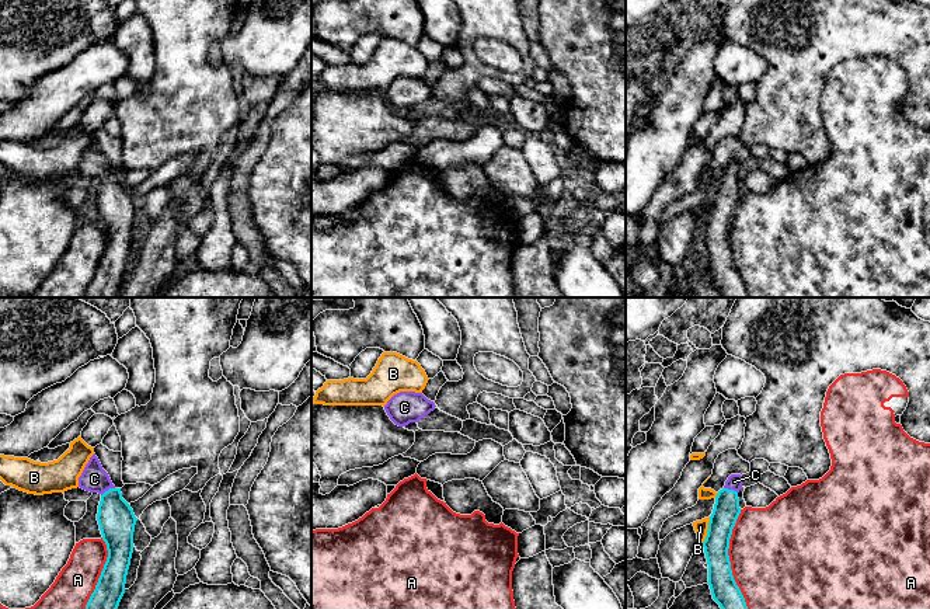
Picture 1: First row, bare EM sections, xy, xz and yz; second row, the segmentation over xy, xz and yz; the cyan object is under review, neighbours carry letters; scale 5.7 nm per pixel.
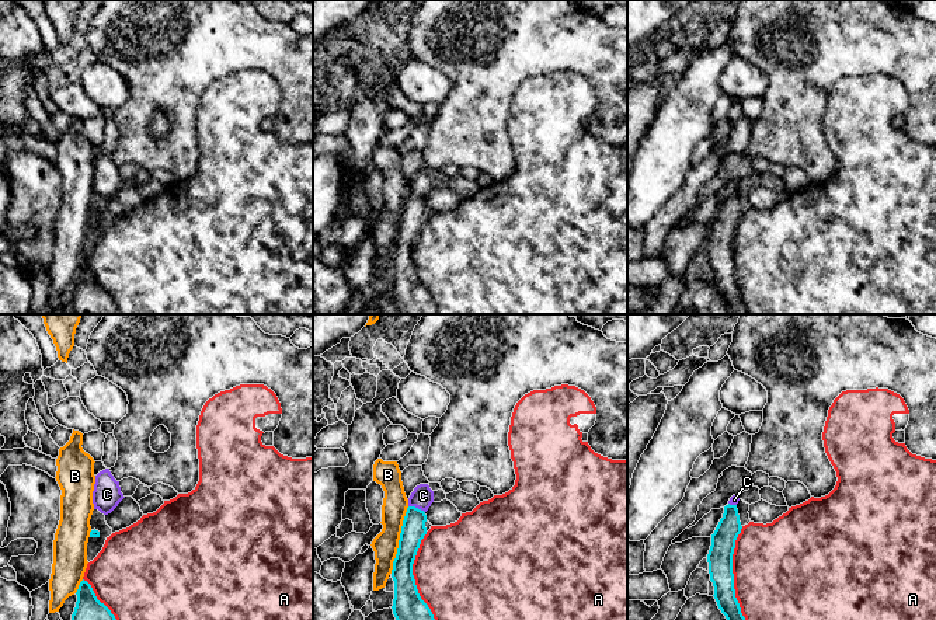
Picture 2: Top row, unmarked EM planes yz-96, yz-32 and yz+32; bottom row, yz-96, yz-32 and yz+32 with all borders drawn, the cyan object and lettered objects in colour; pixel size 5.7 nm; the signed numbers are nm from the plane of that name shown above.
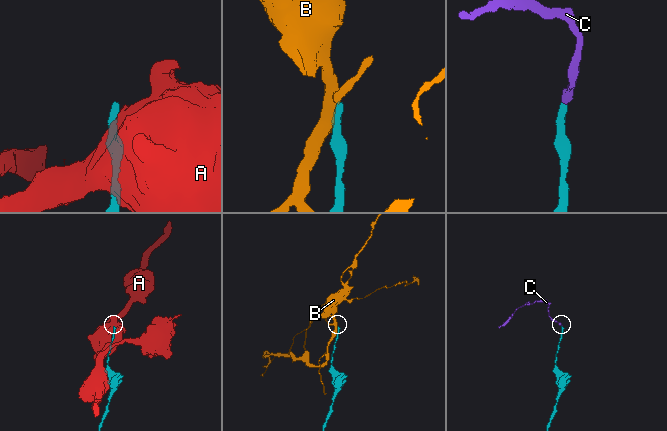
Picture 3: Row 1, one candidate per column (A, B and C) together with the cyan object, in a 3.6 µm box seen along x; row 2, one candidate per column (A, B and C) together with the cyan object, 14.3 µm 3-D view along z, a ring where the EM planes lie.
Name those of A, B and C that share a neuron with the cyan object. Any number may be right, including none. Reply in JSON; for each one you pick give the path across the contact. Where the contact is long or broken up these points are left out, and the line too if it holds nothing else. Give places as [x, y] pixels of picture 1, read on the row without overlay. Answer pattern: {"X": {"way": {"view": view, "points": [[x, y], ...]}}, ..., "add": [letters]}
{"C": {"way": {"view": "xy", "points": [[117, 206], [108, 176], [94, 164]]}}, "add": ["C"]}

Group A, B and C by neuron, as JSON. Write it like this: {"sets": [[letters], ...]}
{"sets": [["A"], ["B"], ["C"]]}

